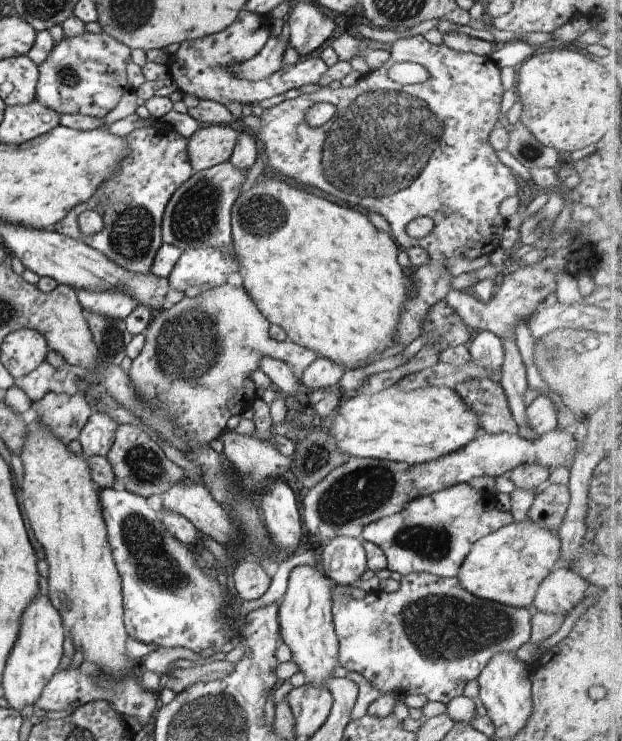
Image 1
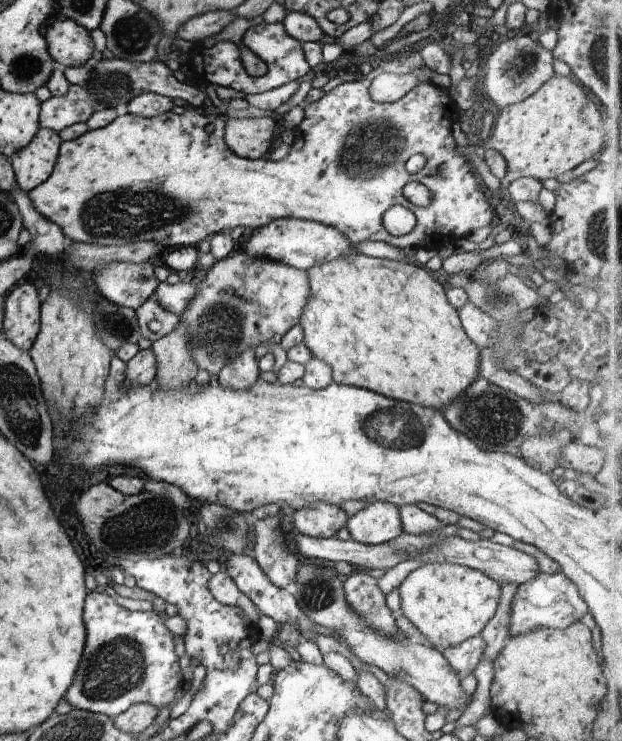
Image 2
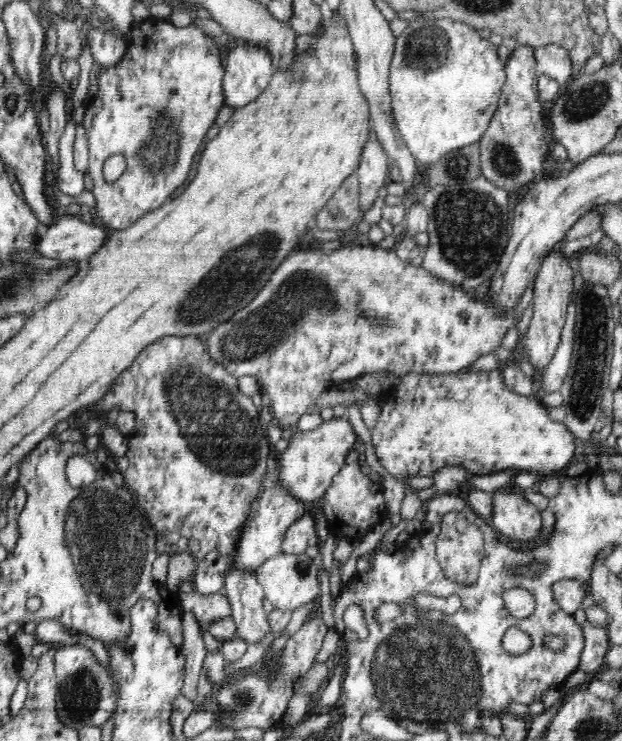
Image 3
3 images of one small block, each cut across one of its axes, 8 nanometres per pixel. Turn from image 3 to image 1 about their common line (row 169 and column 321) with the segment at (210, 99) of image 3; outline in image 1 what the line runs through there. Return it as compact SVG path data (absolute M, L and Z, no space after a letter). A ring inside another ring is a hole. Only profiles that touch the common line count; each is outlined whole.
M412 36L406 39L398 39L393 42L391 49L390 64L397 64L398 62L417 62L418 64L427 68L430 72L430 79L425 83L412 83L412 84L400 84L395 83L394 80L390 80L387 76L382 76L382 67L377 71L371 70L366 74L366 78L370 78L370 82L380 88L378 92L366 92L362 96L354 96L354 86L340 87L338 89L329 87L320 87L320 90L311 94L304 94L294 99L286 99L277 105L258 110L261 115L262 122L260 122L260 132L258 132L259 146L264 147L263 152L268 156L267 159L267 172L278 175L282 178L288 178L287 180L296 182L300 186L312 186L312 188L318 188L318 190L324 190L324 192L330 194L332 198L342 200L346 202L348 206L356 206L356 208L364 208L366 212L376 212L380 216L389 222L391 226L391 236L402 250L407 250L410 247L422 247L428 251L429 261L442 261L444 258L471 258L476 259L484 254L492 254L492 248L488 248L490 244L496 249L500 247L500 240L505 228L507 227L507 220L498 211L498 206L502 200L506 200L508 196L516 196L518 189L525 186L517 174L512 169L504 165L496 156L496 151L492 148L489 142L489 134L495 126L498 116L500 116L502 95L504 94L504 87L500 81L500 69L490 56L476 55L472 52L457 51L447 47L444 43L432 44L424 38L424 36ZM318 102L328 102L328 104L334 104L336 111L330 120L321 125L320 127L311 127L306 122L306 112L318 104ZM418 216L428 216L434 221L434 227L430 234L421 239L415 239L410 237L406 233L406 225L413 218Z

